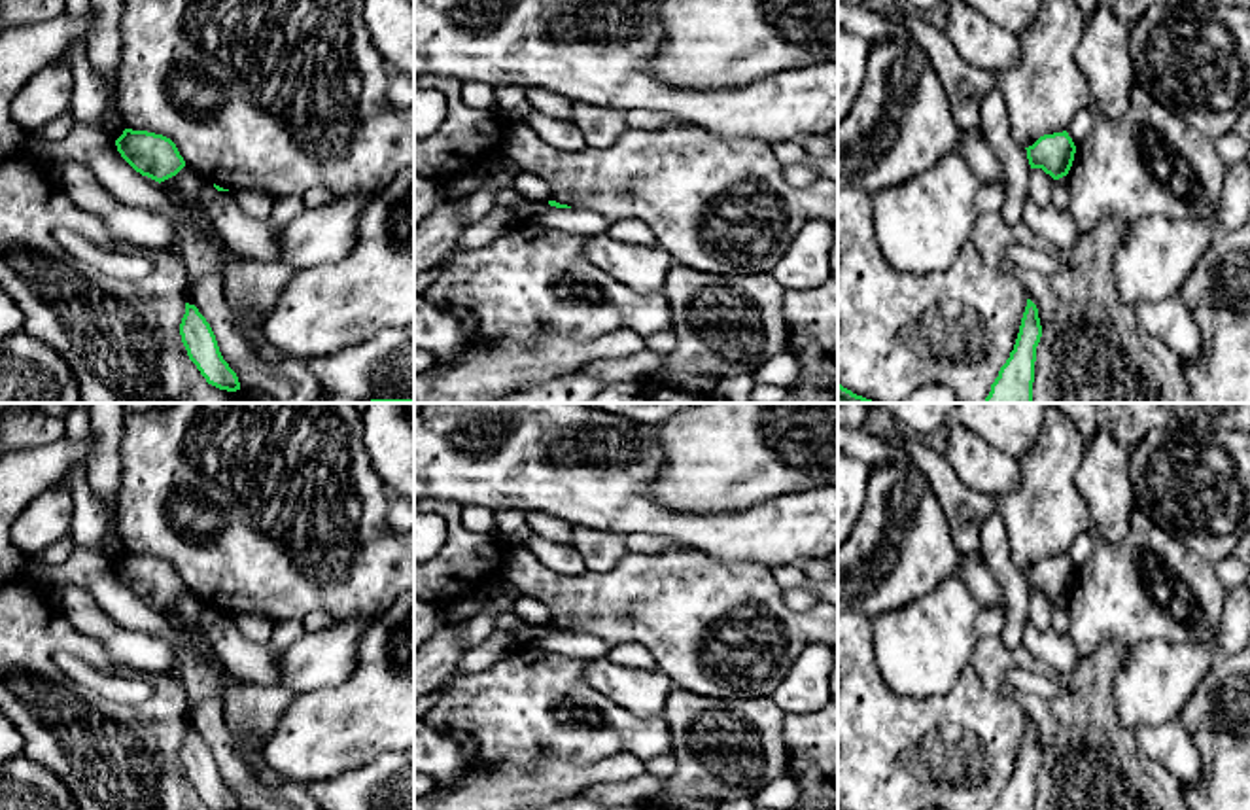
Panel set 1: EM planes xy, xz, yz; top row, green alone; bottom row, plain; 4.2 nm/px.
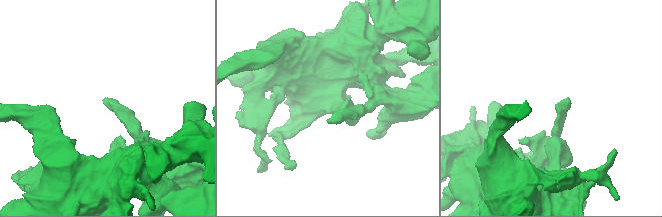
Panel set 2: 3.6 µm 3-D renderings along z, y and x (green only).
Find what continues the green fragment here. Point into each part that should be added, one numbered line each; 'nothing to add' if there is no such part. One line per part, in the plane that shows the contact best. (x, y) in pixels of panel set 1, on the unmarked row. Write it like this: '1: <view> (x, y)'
nothing to add

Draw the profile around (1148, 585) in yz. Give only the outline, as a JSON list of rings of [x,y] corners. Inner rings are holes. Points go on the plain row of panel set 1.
[[[1137,507],[1129,515],[1127,534],[1116,543],[1089,530],[1093,549],[1089,560],[1076,572],[1067,598],[1068,636],[1080,659],[1095,653],[1104,642],[1135,647],[1148,640],[1205,643],[1216,647],[1227,589],[1214,564],[1161,530]]]

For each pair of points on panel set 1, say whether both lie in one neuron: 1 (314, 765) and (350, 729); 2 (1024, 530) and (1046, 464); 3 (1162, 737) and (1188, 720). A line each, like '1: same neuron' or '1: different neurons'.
1: same neuron
2: same neuron
3: different neurons

